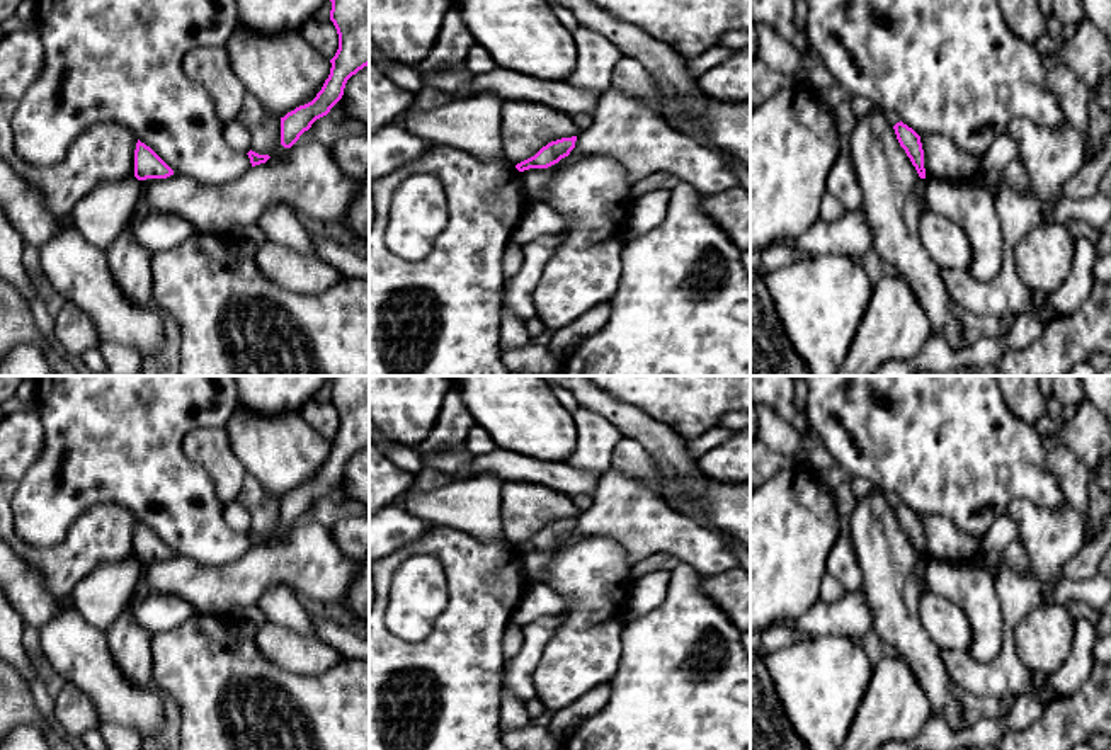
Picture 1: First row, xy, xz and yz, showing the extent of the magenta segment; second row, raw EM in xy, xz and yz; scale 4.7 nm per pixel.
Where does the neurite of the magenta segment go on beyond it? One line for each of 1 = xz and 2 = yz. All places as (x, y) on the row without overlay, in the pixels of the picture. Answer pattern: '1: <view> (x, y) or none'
1: none
2: none

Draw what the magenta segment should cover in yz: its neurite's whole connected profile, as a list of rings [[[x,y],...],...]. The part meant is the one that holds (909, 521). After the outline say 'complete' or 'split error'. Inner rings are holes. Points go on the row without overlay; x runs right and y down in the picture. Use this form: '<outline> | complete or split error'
[[[902,502],[893,507],[900,527],[905,531],[920,560],[926,560],[920,517]]] | complete

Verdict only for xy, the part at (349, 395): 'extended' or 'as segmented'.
as segmented

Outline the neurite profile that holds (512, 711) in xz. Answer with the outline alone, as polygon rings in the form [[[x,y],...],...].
[[[502,687],[500,699],[500,728],[517,730],[529,724],[533,719],[526,711],[526,704]]]

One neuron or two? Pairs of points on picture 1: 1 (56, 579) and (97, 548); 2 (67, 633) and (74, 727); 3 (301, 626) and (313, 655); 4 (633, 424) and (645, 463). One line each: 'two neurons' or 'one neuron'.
1: one neuron
2: two neurons
3: two neurons
4: two neurons

